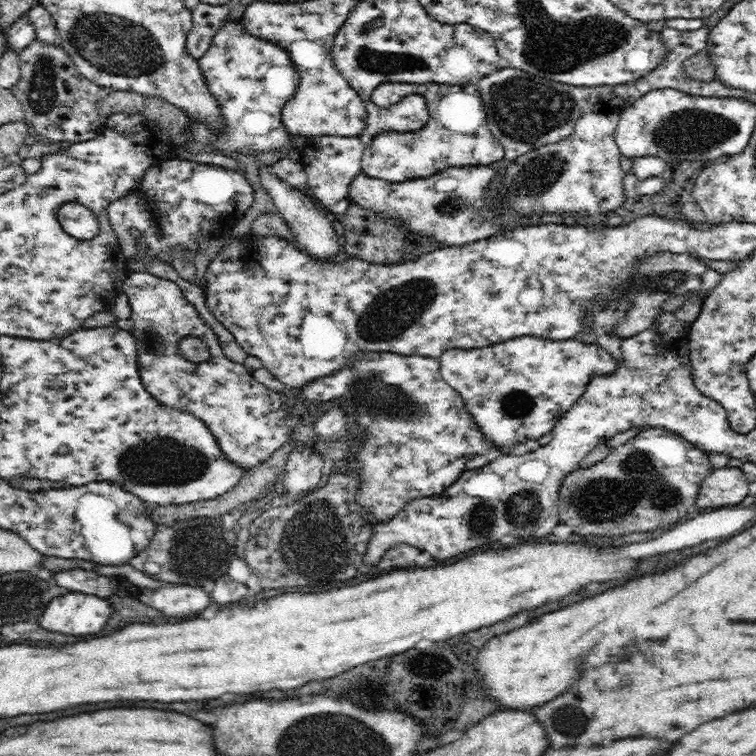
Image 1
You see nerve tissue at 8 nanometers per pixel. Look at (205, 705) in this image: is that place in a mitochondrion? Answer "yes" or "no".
no

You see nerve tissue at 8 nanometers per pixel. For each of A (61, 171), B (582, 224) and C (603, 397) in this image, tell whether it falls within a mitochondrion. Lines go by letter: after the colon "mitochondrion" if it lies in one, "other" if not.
A: other
B: other
C: other

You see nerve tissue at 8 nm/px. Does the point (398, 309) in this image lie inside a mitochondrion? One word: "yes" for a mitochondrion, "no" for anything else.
yes

